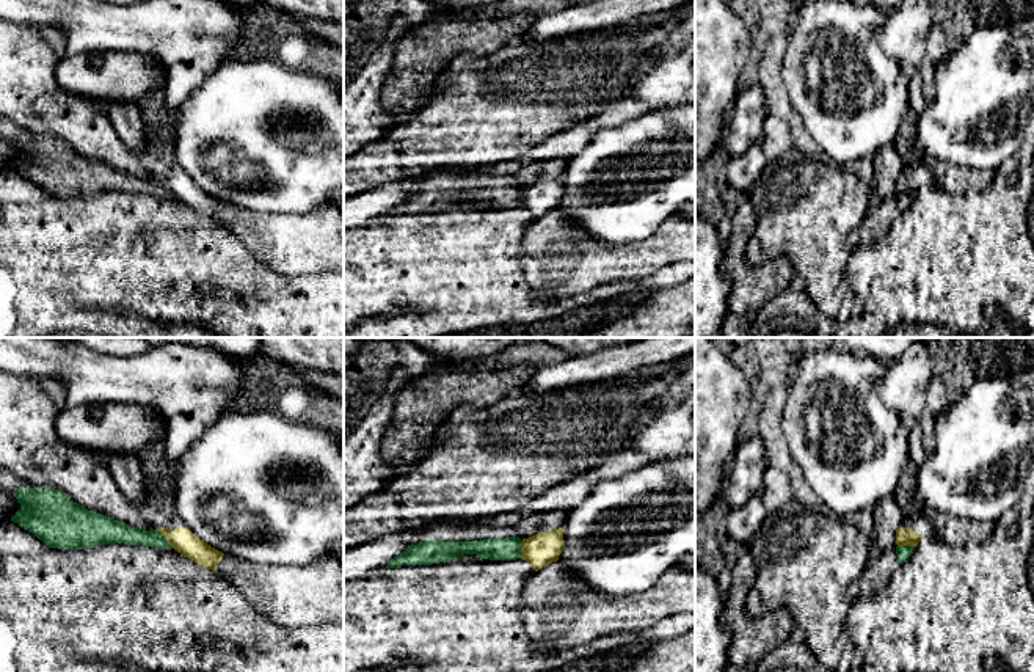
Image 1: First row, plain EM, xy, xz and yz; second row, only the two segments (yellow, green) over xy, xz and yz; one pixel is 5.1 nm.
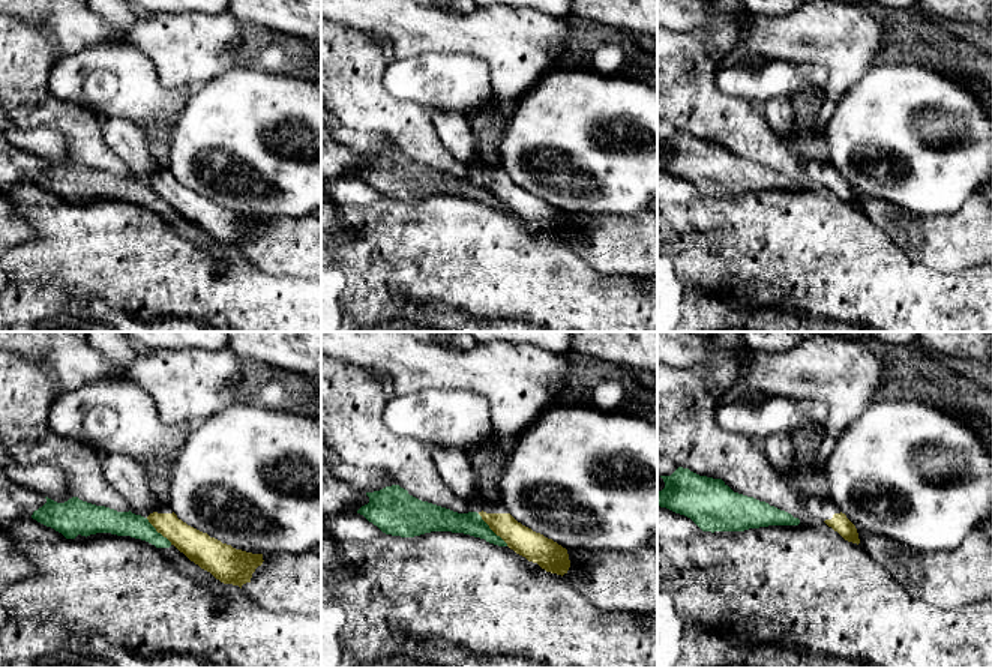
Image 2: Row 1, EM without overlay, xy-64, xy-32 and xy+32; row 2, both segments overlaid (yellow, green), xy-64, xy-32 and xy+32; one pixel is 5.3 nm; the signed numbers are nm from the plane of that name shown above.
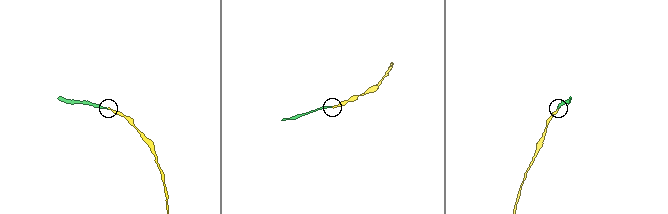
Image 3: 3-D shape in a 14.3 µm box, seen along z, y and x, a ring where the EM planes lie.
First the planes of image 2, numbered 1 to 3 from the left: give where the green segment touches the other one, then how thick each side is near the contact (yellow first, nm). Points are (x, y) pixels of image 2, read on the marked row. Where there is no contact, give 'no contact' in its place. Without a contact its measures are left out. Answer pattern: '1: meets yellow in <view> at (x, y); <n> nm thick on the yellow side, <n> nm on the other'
1: meets yellow in xy-64 at (158, 532); 170 nm thick on the yellow side, 130 nm on the other
2: meets yellow in xy-32 at (492, 530); 160 nm thick on the yellow side, 120 nm on the other
3: no contact

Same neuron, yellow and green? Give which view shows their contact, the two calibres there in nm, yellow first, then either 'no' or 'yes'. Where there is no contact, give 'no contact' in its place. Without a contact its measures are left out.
xz | 170/110 nm | no

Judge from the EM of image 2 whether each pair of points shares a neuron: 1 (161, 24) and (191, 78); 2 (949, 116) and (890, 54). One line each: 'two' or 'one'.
1: one
2: two

